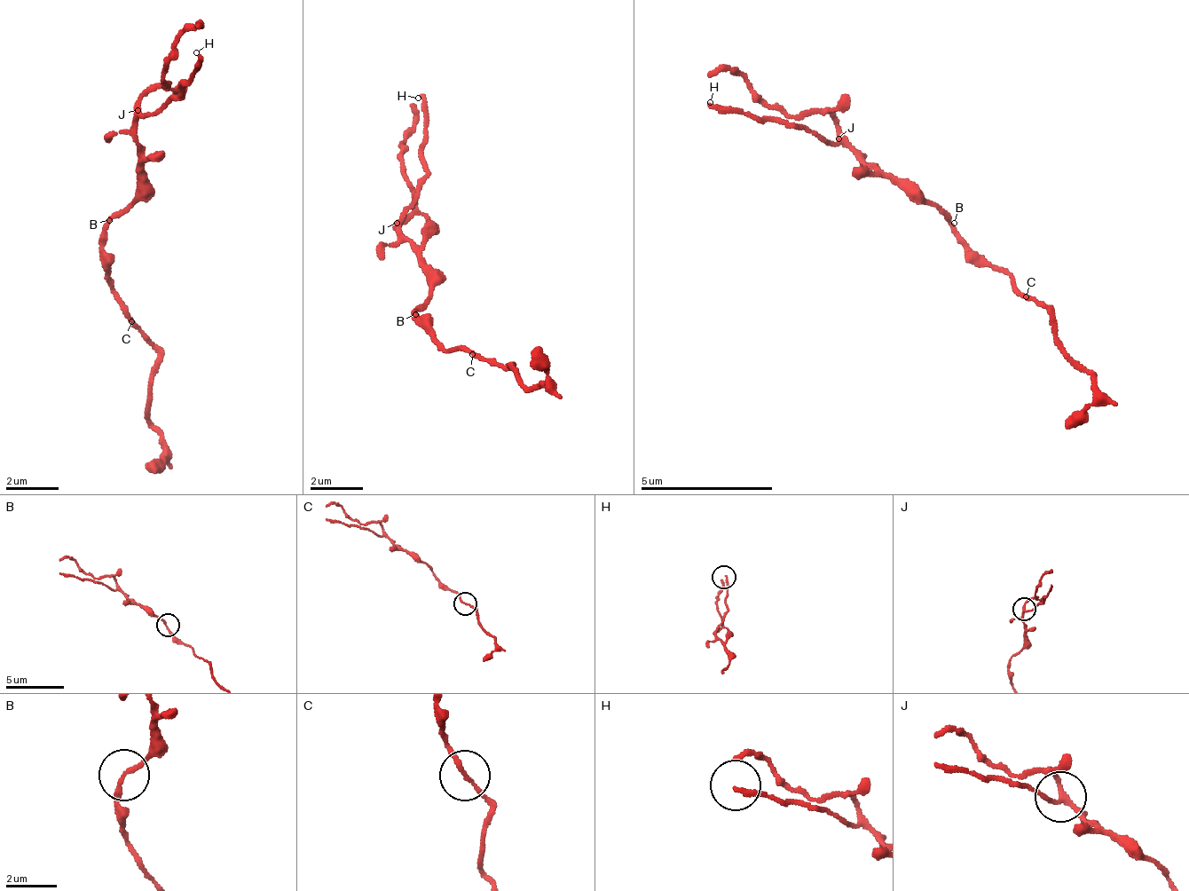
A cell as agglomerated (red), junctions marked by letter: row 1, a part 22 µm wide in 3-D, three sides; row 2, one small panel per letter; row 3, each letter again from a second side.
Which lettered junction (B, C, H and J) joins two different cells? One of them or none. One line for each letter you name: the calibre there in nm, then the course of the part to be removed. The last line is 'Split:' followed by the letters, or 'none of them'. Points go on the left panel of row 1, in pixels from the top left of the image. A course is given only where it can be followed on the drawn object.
Split: none of them

